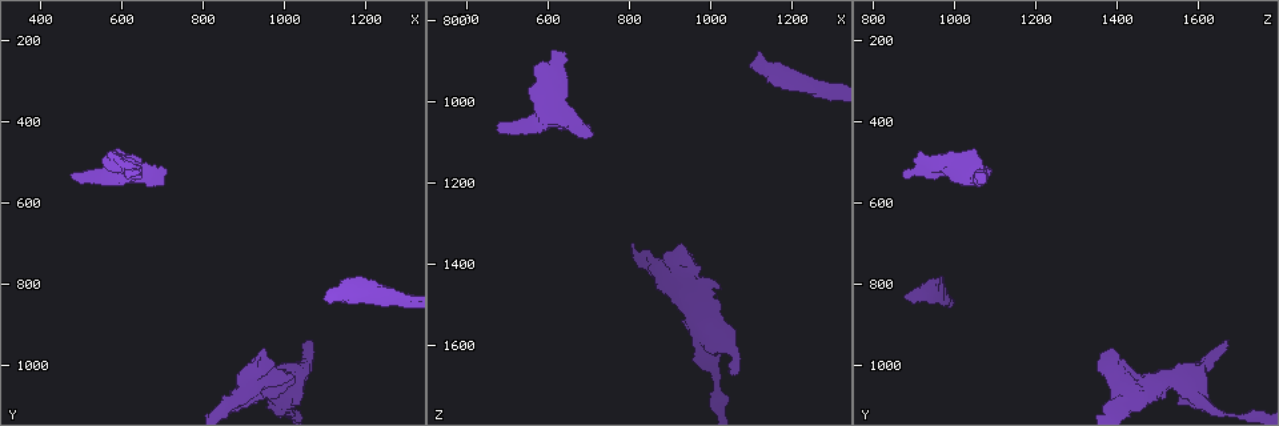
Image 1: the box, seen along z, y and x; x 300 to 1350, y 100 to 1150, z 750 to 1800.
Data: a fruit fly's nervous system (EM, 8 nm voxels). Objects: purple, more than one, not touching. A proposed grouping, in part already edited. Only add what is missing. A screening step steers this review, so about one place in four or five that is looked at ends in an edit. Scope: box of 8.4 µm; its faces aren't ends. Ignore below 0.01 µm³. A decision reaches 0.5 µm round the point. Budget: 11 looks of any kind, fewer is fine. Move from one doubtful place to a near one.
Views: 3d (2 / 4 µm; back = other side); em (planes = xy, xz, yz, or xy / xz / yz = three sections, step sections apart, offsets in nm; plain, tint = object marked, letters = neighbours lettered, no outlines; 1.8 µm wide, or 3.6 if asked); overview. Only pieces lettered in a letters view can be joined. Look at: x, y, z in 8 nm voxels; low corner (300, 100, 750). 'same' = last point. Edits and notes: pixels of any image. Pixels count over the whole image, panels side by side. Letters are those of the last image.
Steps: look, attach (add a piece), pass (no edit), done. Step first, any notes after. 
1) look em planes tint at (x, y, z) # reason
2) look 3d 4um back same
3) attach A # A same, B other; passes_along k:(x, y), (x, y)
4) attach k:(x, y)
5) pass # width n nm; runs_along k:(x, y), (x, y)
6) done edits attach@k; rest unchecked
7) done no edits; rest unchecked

look 3d 2um at (1285, 830, 980) # sudden change in width

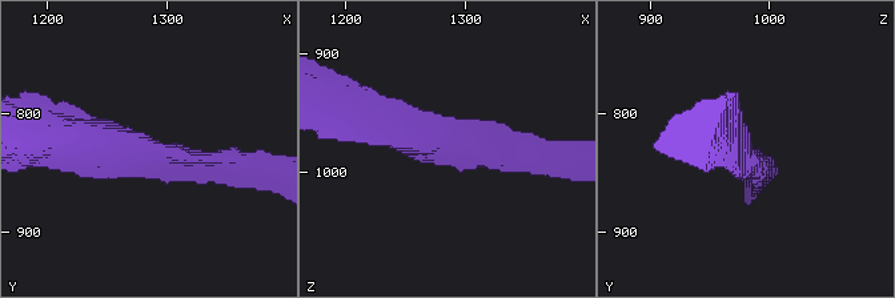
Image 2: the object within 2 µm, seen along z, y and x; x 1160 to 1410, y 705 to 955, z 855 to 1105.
look em planes tint at (1286, 836, 982) # need the tissue

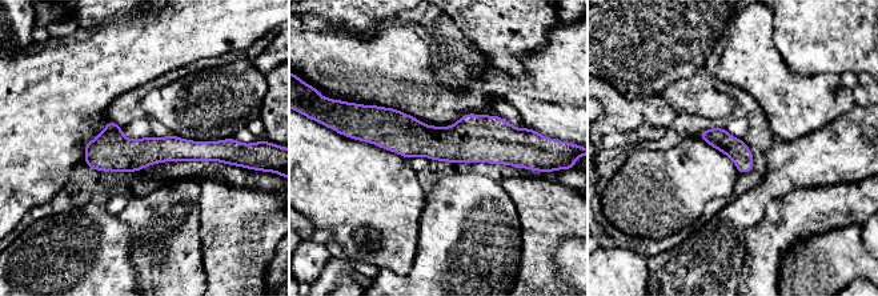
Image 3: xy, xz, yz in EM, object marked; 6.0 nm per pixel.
look em planes letters same

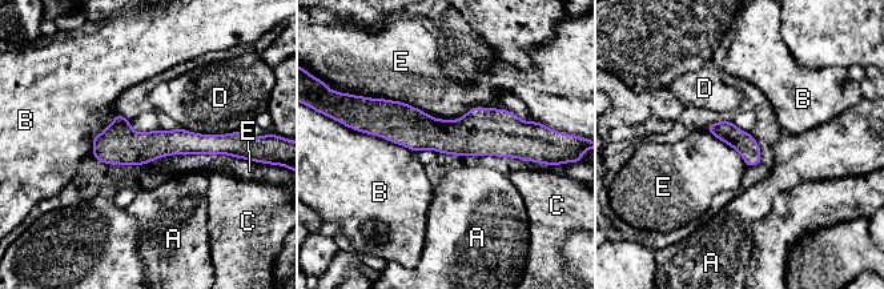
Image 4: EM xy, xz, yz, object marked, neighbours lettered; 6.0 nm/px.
pass # A other, B other, C other, D other, E other; border 4:(365, 96), (442, 119), (498, 108); none of them fits

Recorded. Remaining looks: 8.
look 3d 2um at (950, 960, 1390) # thick end

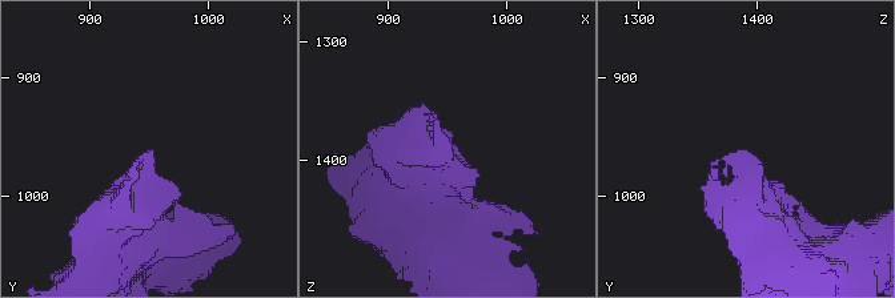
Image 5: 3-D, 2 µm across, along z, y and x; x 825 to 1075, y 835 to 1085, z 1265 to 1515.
look em planes tint at (950, 962, 1382)

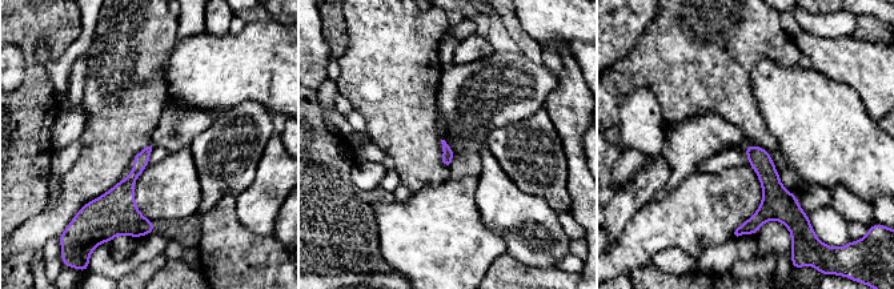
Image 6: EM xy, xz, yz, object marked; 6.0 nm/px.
look em planes letters same

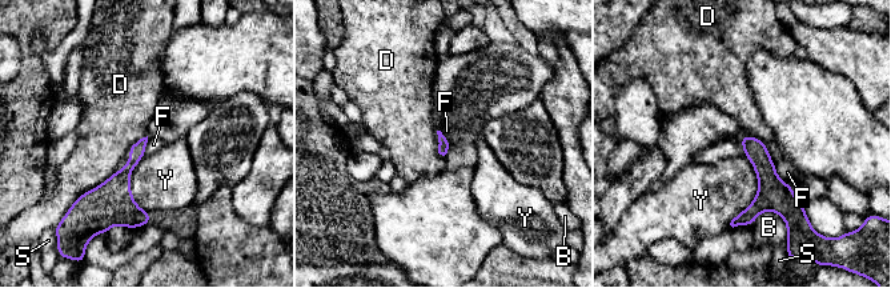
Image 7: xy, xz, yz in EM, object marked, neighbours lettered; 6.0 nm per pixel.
pass # B other, D other, F other, S other, Y other; border 7:(773, 162), (777, 175), (790, 184); no lettered piece goes on from it

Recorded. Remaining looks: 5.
look 3d 4um at (1065, 945, 1675) # tapers out

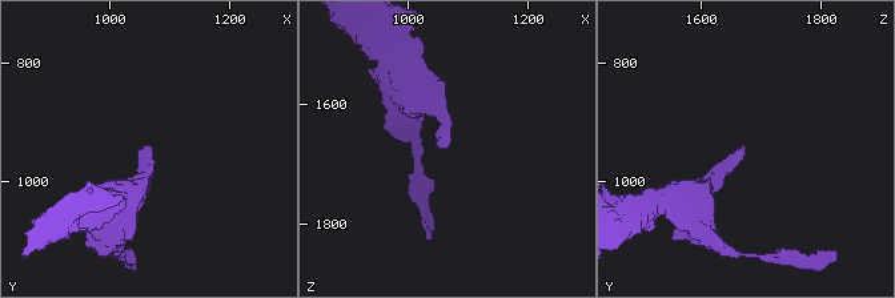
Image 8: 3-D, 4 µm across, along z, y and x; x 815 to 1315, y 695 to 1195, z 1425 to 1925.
look em planes letters at (1070, 940, 1670) # shape alone is not enough

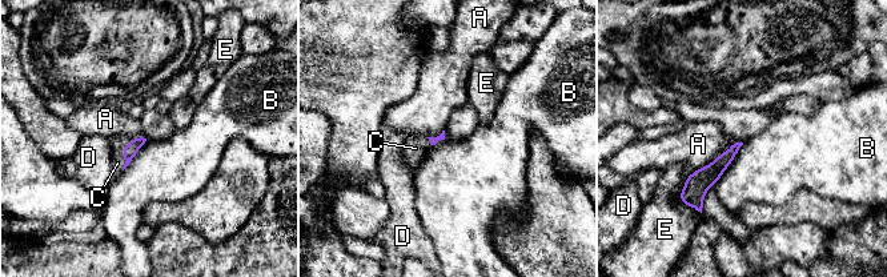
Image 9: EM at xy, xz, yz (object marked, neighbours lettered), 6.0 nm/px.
attach C # longest_contact B 320 nm; A other, B other, C same, D other, E other; passes_along 9:(135, 144), (121, 153), (117, 144); it goes on there

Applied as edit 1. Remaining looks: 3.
look overview # redraw

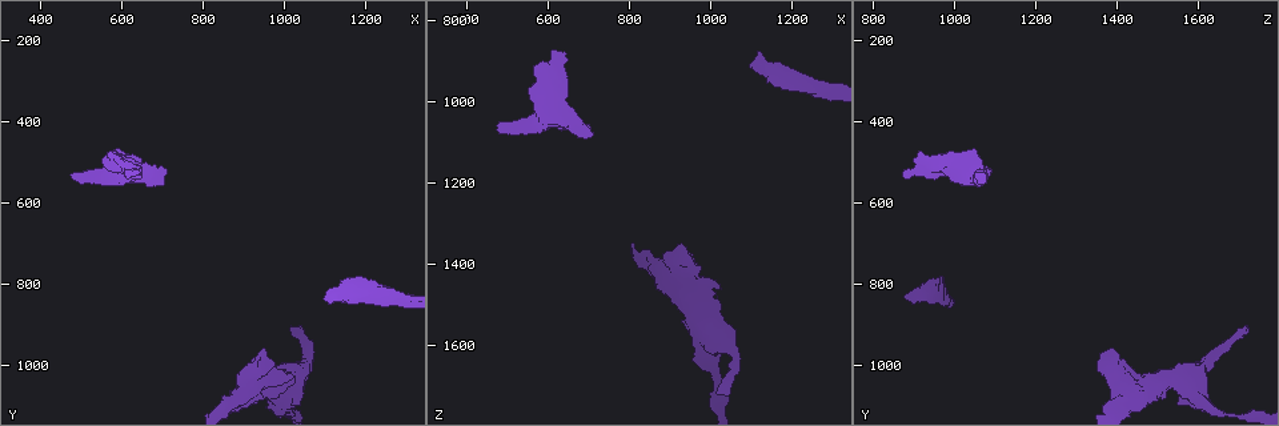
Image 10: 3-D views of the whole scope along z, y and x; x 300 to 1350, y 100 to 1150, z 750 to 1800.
look em planes letters at (710, 515, 1090) # branch stops here

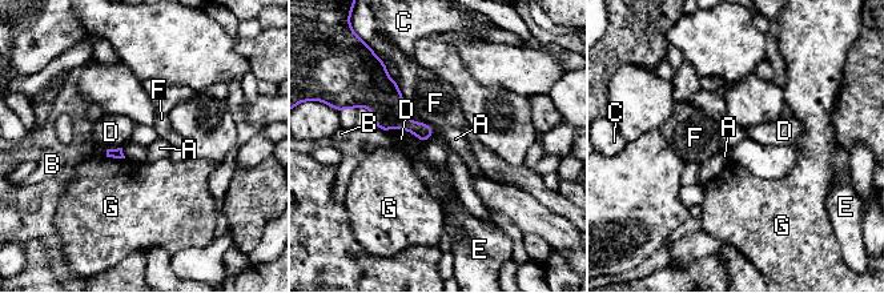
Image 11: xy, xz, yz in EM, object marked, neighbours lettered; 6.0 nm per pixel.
pass # longest_contact D 240 nm; A other, B other, C other, D other, E other, F other, G other; border 11:(121, 148), (125, 157); no lettered piece goes on from it

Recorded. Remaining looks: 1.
done edits attach@9; rest unchecked

